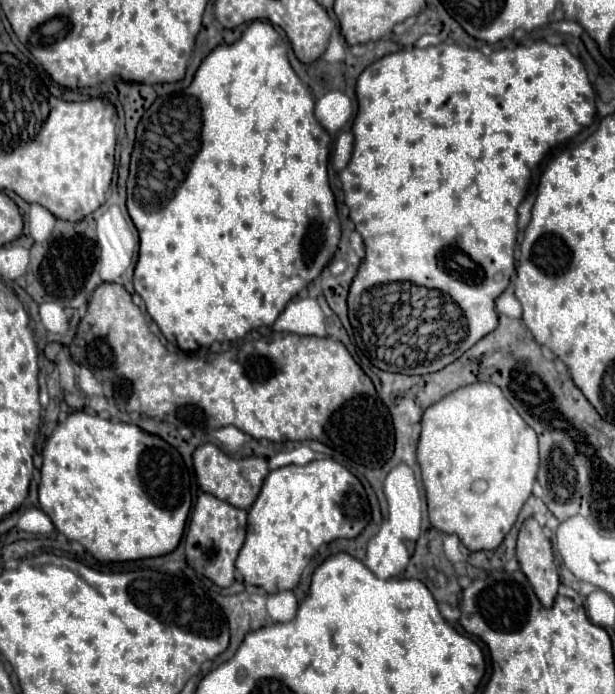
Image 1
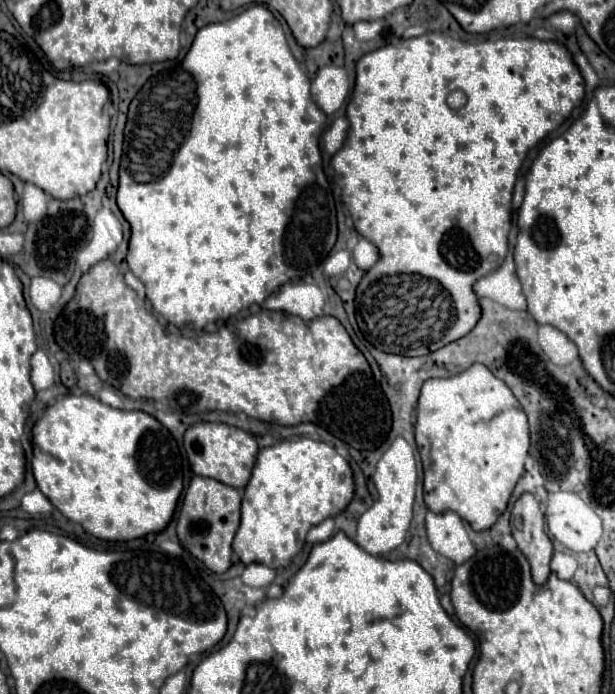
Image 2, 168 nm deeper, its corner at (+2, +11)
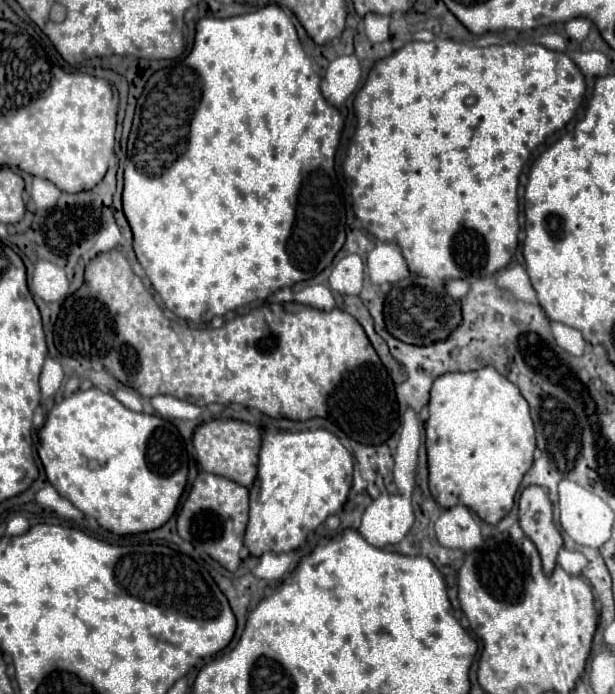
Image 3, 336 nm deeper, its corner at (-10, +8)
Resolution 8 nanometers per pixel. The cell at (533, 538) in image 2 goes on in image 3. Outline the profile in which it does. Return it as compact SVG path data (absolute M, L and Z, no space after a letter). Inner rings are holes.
M526 487L518 501L518 521L524 535L536 545L544 573L550 575L556 567L558 551L562 549L562 535L552 521L552 503L542 487Z

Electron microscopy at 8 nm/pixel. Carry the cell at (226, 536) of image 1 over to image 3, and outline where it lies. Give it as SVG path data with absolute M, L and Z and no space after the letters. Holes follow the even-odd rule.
M200 473L178 515L178 533L196 549L208 553L224 569L240 567L240 549L248 525L248 489L212 473Z

